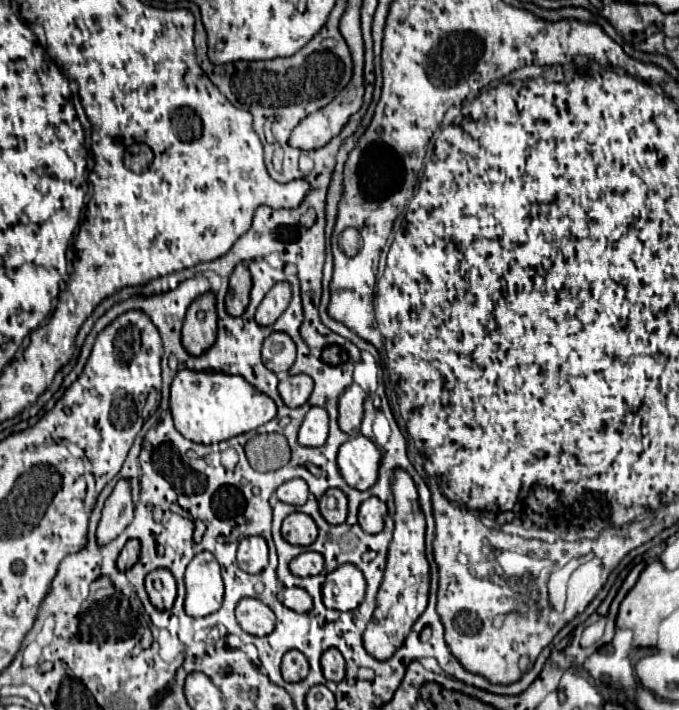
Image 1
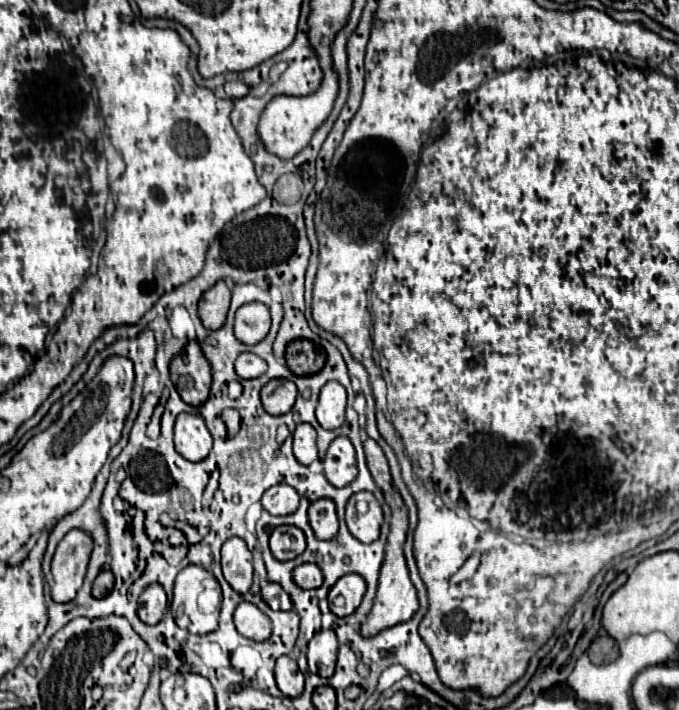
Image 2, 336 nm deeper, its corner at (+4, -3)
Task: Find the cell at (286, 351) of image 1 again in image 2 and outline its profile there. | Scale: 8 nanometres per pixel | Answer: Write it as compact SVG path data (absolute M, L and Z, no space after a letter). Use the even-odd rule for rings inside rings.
M241 353L235 361L235 371L241 379L255 379L267 371L267 363L255 353Z

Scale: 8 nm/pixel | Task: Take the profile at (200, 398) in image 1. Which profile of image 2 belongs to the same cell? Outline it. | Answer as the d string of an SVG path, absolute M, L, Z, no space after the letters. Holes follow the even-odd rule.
M181 413L175 421L175 449L189 461L201 461L213 449L205 419L197 413Z

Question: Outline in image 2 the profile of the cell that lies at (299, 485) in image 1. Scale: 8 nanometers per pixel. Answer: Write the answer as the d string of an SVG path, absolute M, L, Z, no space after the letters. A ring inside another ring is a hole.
M279 483L279 485L273 485L271 489L265 491L261 505L271 515L289 515L289 513L297 511L299 495L297 495L297 491L293 491L293 487Z

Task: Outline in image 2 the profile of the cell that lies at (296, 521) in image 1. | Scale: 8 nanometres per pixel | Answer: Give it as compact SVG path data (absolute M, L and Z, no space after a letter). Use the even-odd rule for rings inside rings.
M281 525L271 533L271 553L279 561L295 559L305 551L305 535L299 527L293 525Z

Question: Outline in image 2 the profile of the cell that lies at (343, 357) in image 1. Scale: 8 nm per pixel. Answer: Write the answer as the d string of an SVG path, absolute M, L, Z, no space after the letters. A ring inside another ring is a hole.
M297 339L287 345L285 359L287 359L287 367L295 375L303 377L303 375L313 375L313 373L321 371L327 361L327 353L321 345L317 345L313 341Z

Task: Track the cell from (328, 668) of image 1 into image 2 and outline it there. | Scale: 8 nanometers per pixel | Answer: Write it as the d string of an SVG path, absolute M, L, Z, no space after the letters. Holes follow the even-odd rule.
M317 631L307 649L308 669L321 677L331 677L337 663L339 642L335 631Z

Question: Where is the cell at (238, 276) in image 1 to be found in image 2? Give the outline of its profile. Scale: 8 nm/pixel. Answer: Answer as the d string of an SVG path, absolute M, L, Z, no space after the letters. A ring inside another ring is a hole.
M221 279L199 301L199 317L203 325L211 331L221 329L229 311L229 303L231 303L231 291L227 283Z

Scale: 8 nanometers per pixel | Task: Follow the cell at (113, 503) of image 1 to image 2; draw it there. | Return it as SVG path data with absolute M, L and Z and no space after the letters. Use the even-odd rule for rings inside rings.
M81 529L69 531L57 545L51 565L51 573L55 577L51 597L57 603L67 603L75 599L75 593L83 585L91 551L93 551L93 539L89 533Z

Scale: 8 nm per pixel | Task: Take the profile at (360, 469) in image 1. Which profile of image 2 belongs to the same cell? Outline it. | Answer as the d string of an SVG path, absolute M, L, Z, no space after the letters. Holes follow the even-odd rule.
M337 437L323 459L325 477L335 487L345 487L357 477L357 461L353 443L347 437Z

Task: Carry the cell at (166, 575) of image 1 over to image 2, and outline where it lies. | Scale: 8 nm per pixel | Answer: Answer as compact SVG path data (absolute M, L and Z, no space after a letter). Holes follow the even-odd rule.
M159 583L149 585L139 597L139 619L147 625L157 625L167 611L167 595Z

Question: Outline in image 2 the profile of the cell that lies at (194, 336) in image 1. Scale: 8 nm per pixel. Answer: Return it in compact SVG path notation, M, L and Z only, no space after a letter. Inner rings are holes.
M191 339L183 355L175 355L171 361L171 381L189 405L201 405L211 387L211 367L205 359L197 339Z

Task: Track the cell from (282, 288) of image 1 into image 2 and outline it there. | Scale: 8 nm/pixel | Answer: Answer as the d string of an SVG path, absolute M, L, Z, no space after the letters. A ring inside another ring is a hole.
M247 303L237 309L235 315L235 337L247 345L259 343L271 327L269 307L265 303Z

